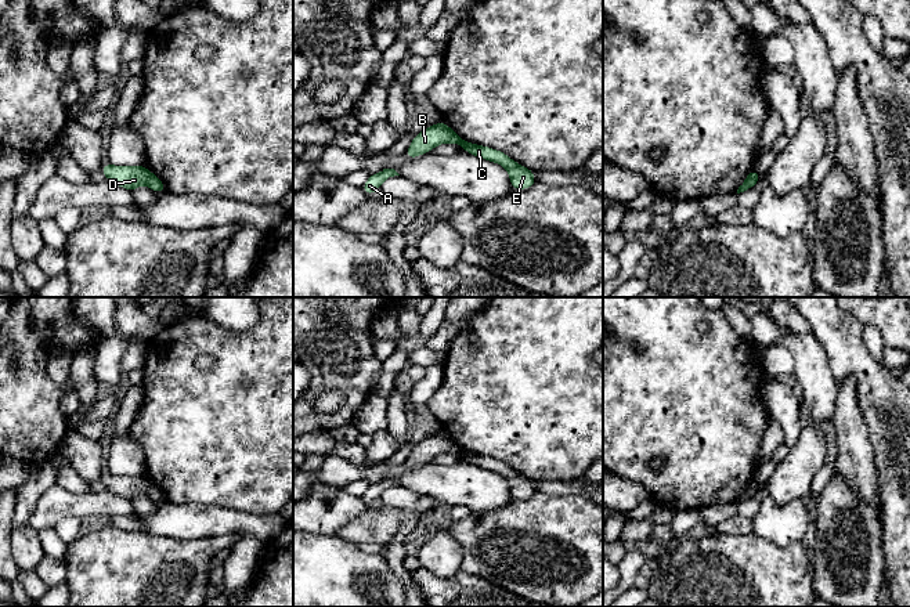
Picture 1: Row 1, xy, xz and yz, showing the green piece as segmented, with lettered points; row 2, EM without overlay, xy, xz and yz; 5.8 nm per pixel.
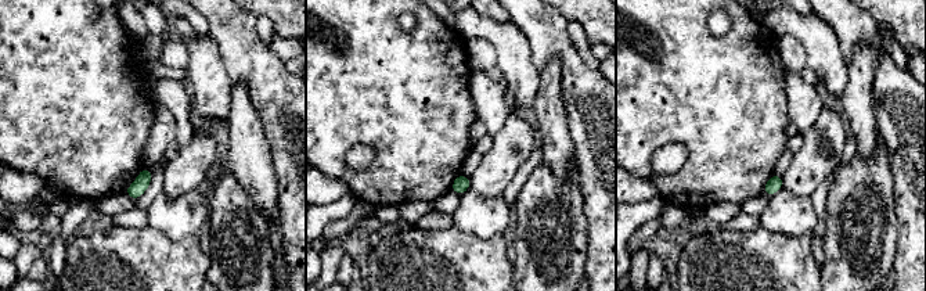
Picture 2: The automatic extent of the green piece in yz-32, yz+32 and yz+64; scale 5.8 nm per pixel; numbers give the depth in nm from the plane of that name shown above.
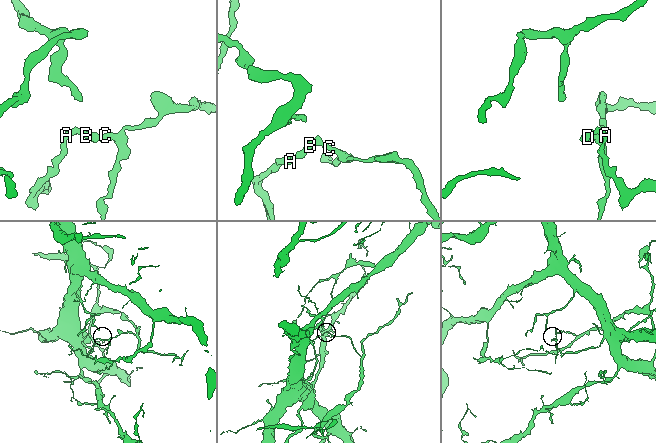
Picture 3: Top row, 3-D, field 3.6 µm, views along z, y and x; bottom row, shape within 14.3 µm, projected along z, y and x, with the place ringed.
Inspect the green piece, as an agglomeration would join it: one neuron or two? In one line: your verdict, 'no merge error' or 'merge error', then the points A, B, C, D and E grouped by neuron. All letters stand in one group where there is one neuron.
merge error | A B D / C E

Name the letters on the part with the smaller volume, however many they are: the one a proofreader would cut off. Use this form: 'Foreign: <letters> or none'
Foreign: A, B, D

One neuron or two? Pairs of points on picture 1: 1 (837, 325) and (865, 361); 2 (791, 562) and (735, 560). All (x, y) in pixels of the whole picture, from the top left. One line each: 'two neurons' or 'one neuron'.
1: one neuron
2: one neuron

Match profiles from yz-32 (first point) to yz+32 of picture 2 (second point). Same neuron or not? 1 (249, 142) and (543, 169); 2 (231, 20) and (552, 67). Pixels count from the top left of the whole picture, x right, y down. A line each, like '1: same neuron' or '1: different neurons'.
1: different neurons
2: different neurons

